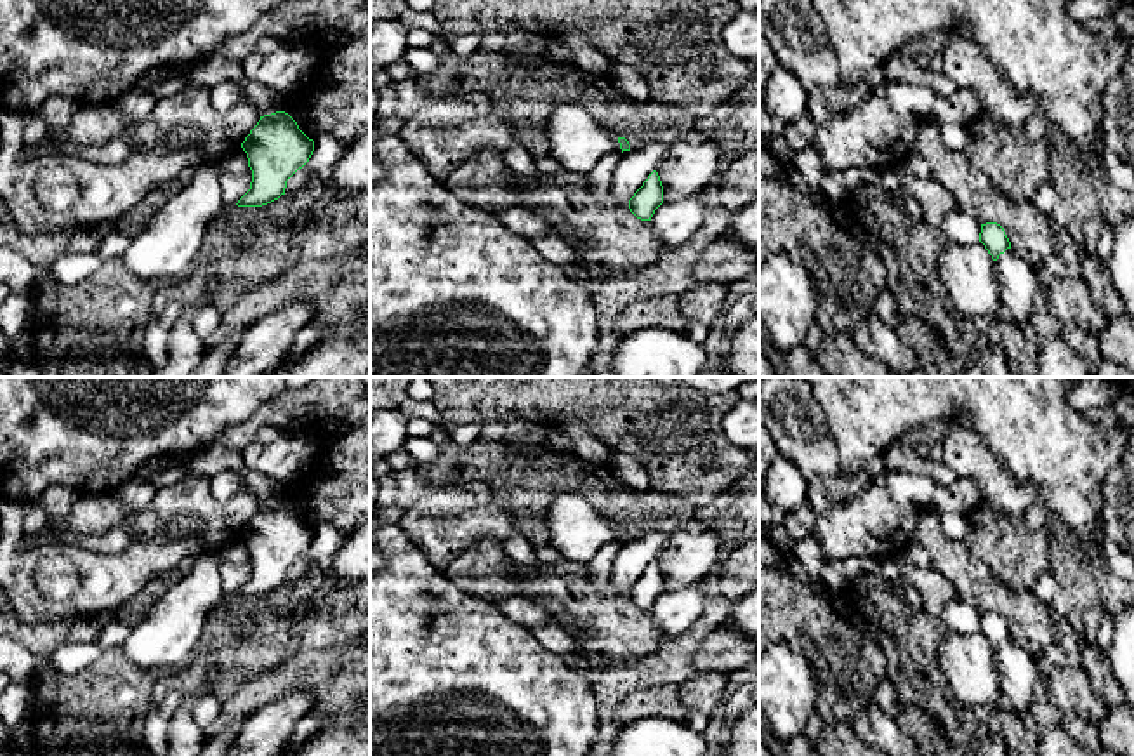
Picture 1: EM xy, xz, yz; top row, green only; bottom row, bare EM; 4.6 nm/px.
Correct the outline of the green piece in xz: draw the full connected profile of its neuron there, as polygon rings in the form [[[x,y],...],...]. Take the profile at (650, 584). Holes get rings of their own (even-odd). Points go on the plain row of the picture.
[[[653,560],[643,575],[629,589],[630,601],[641,610],[651,610],[655,600],[663,593],[663,575],[656,560]]]

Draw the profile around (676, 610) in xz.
[[[705,582],[689,584],[676,591],[663,591],[649,610],[663,636],[677,636],[702,617],[709,593],[710,589]]]

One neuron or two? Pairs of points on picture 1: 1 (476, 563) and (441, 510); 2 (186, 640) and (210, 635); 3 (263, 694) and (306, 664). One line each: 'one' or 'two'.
1: two
2: two
3: one

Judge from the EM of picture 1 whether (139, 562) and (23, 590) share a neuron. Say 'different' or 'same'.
same

